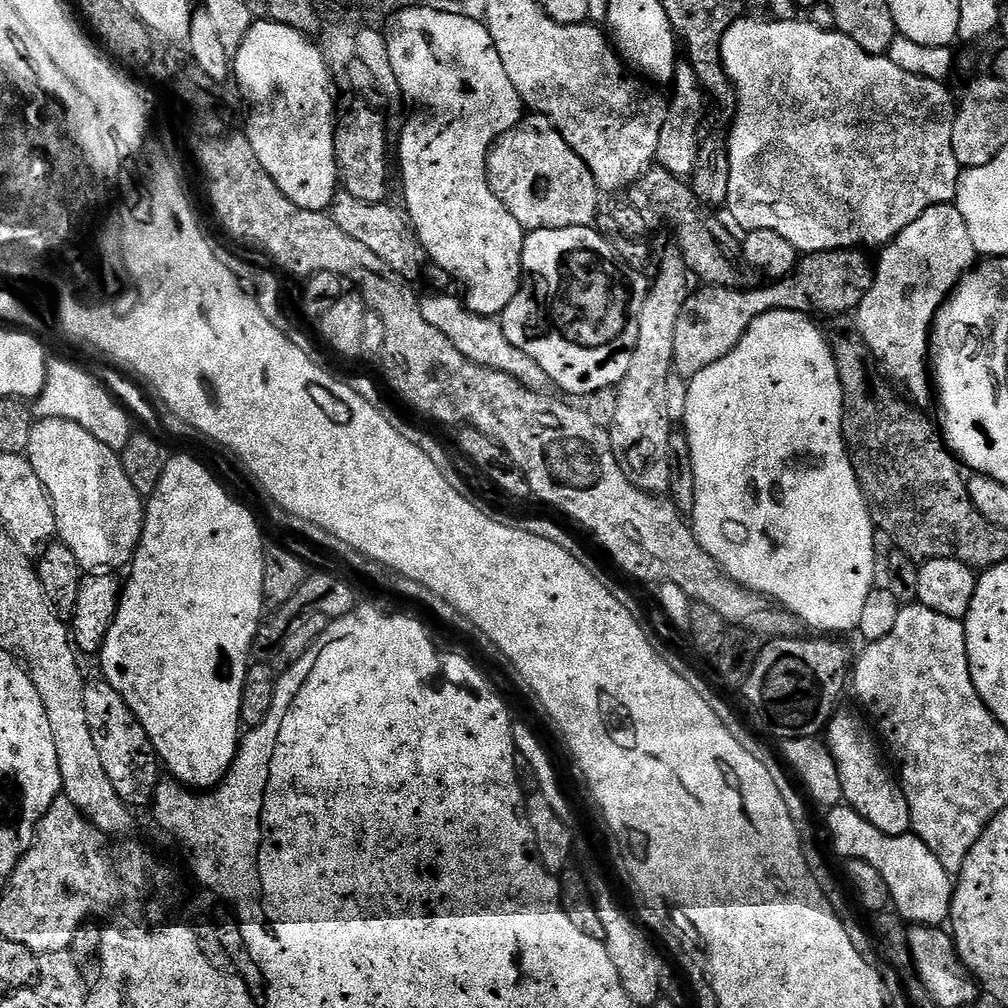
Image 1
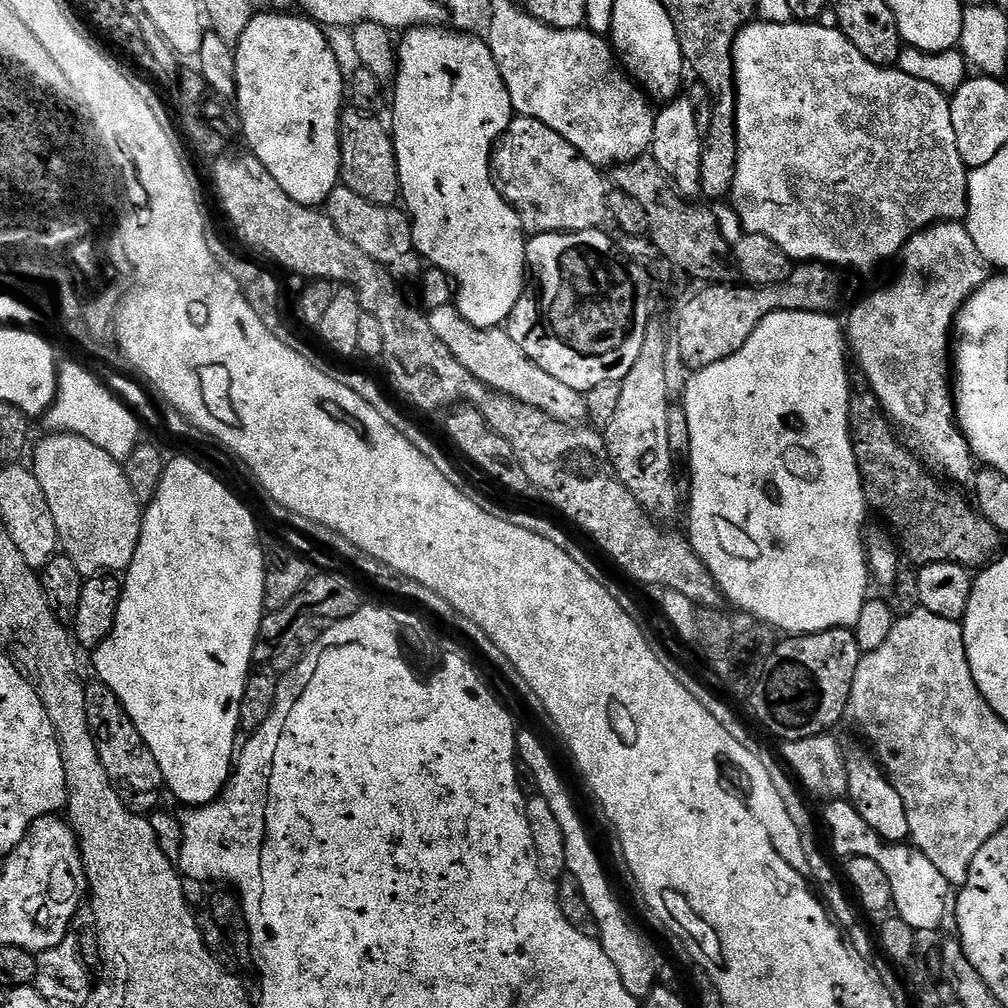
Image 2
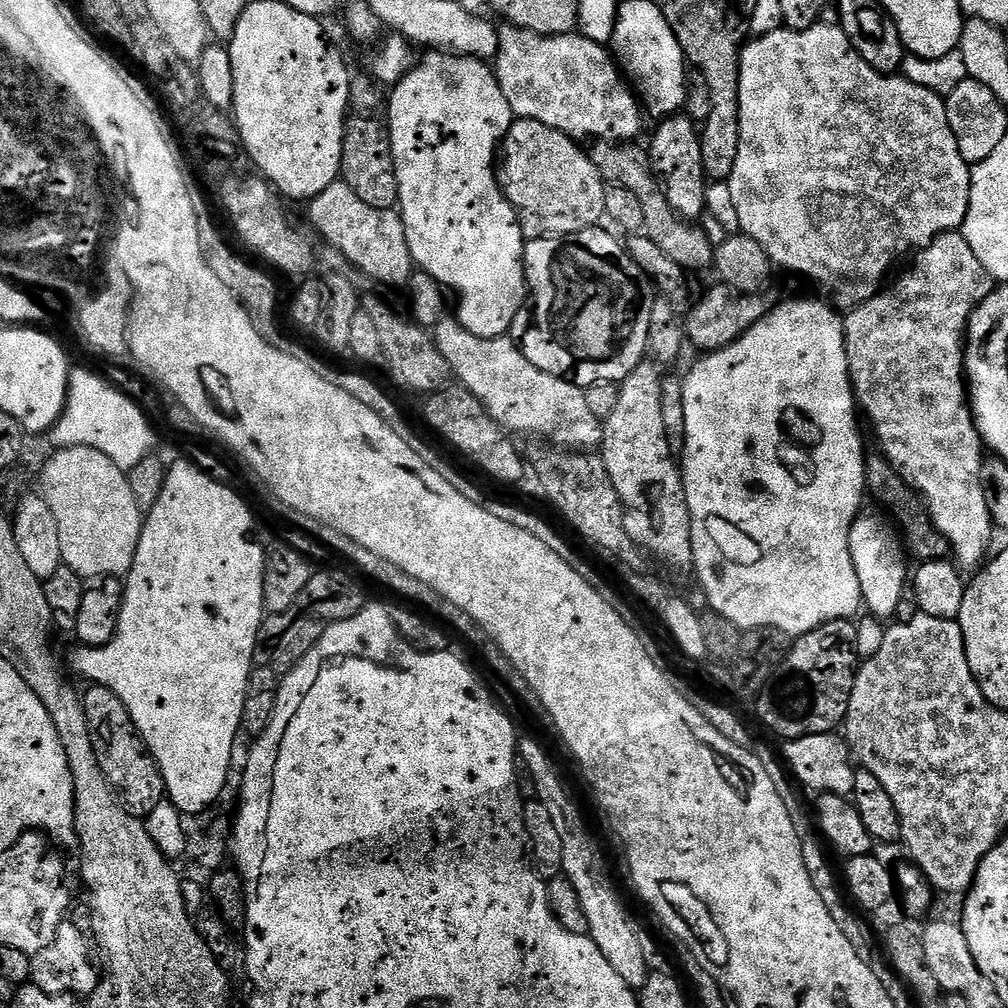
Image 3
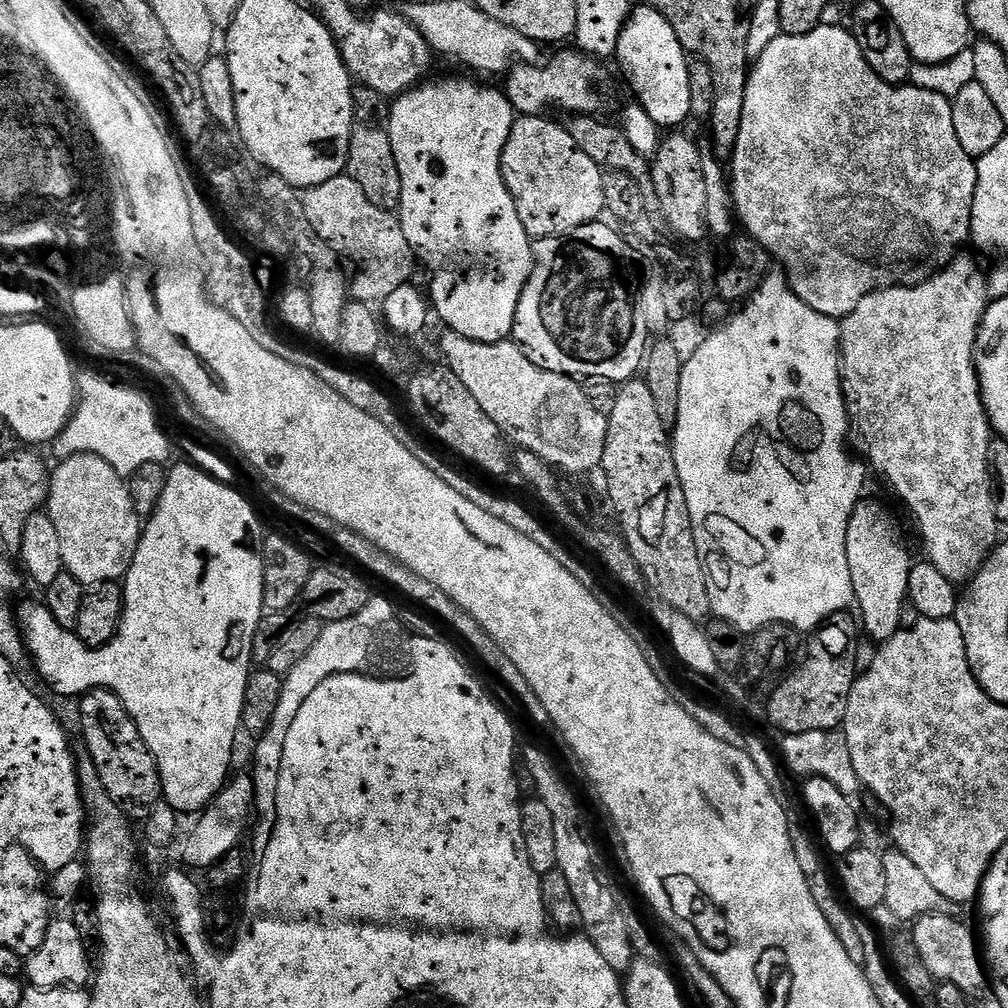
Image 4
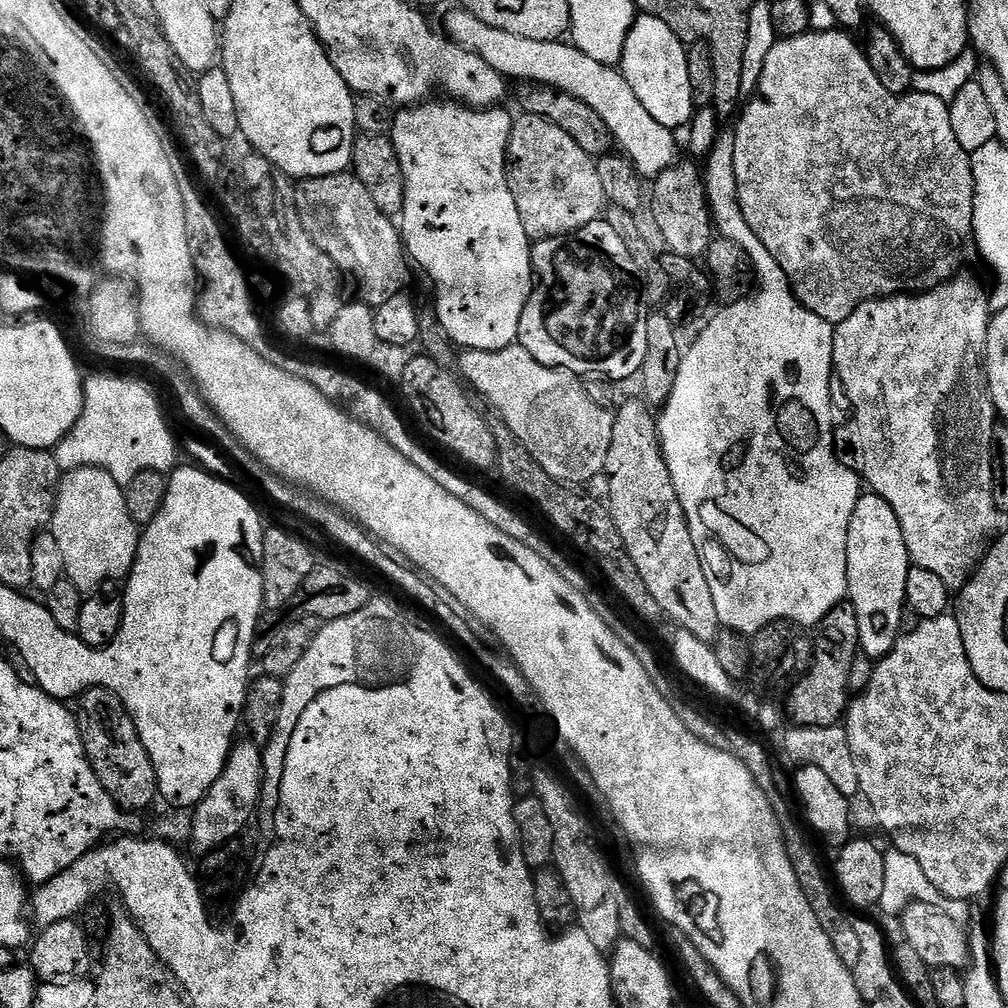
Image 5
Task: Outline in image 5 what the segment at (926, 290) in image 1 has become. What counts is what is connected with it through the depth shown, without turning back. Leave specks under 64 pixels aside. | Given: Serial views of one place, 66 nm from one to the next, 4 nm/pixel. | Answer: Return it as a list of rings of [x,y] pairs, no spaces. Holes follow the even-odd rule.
[[[969,274],[955,276],[944,284],[937,284],[927,292],[886,296],[882,300],[871,300],[850,318],[834,328],[834,358],[832,364],[840,364],[840,376],[844,376],[844,384],[848,384],[848,396],[852,396],[856,404],[856,424],[852,424],[852,456],[856,456],[856,475],[874,495],[880,495],[893,507],[898,522],[901,523],[902,535],[906,542],[906,550],[915,567],[931,570],[938,574],[942,582],[946,582],[949,590],[959,590],[972,579],[972,576],[988,555],[989,548],[1001,535],[1000,507],[994,502],[994,474],[992,473],[992,439],[994,430],[998,427],[996,403],[990,394],[988,373],[986,371],[986,342],[988,341],[988,325],[990,309],[988,306],[989,293]]]

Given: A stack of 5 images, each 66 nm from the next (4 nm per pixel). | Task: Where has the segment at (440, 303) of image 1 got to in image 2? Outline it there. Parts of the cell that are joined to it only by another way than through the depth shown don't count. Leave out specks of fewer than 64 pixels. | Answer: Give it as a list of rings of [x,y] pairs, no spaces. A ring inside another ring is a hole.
[[[452,304],[441,308],[433,308],[427,313],[430,330],[434,330],[436,337],[442,341],[442,346],[454,354],[478,382],[482,382],[494,392],[514,398],[523,404],[534,406],[542,410],[550,418],[569,426],[579,425],[588,420],[588,411],[583,395],[578,390],[570,390],[570,386],[558,382],[558,378],[546,374],[542,366],[538,366],[510,338],[510,334],[503,327],[479,328],[466,318]]]

